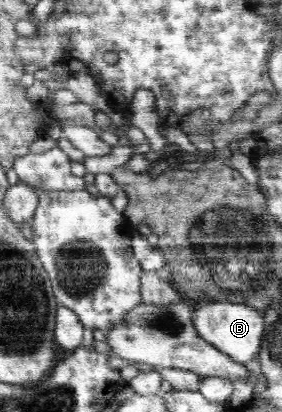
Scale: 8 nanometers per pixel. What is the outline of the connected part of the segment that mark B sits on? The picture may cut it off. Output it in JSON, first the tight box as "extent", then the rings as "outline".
{"extent":[193,301,265,363],"outline":[[[199,301],[193,305],[193,325],[199,336],[219,351],[226,353],[235,363],[249,363],[258,357],[265,329],[264,314],[249,305],[229,301]]]}

